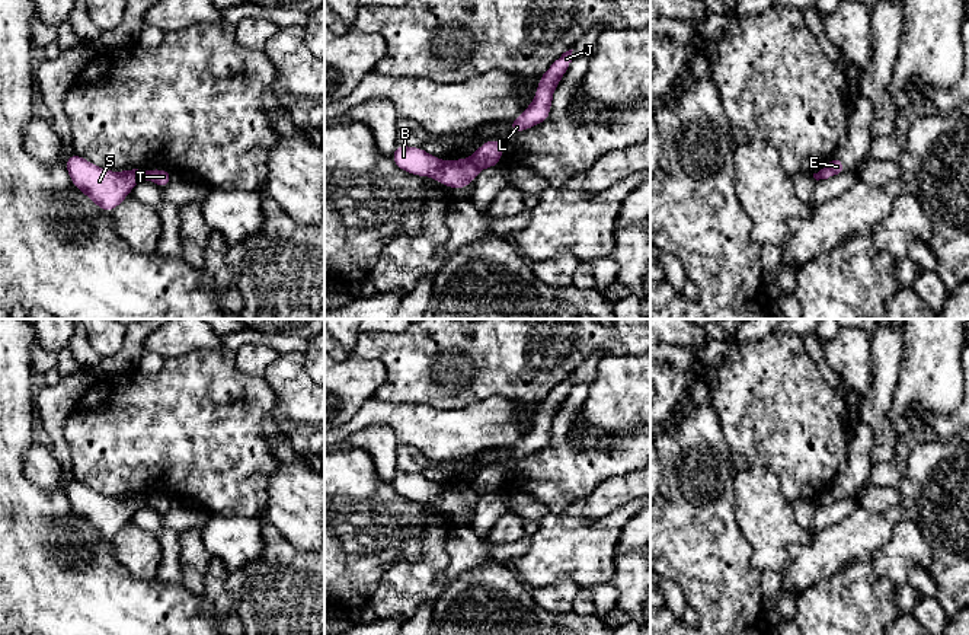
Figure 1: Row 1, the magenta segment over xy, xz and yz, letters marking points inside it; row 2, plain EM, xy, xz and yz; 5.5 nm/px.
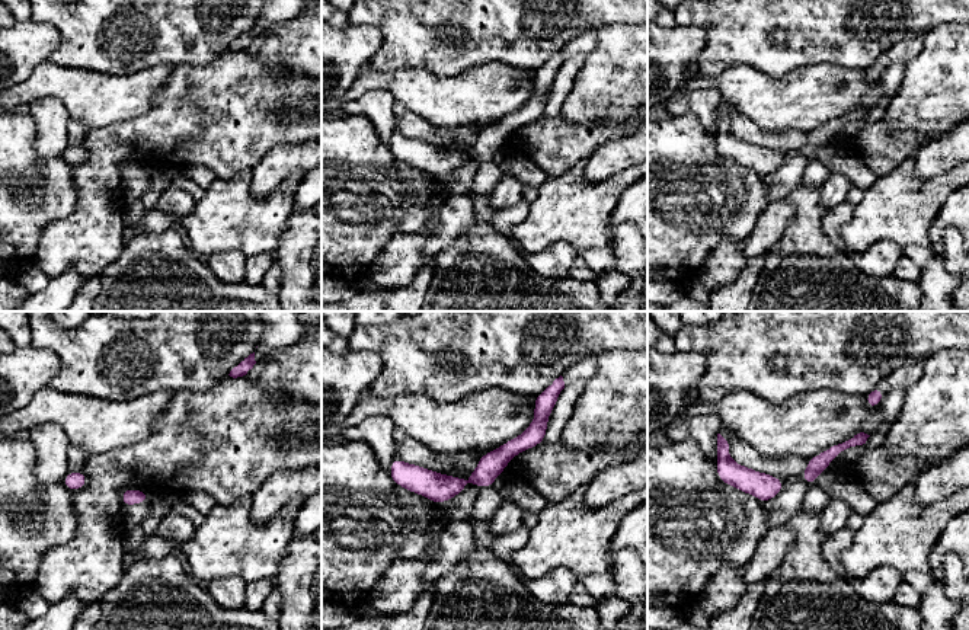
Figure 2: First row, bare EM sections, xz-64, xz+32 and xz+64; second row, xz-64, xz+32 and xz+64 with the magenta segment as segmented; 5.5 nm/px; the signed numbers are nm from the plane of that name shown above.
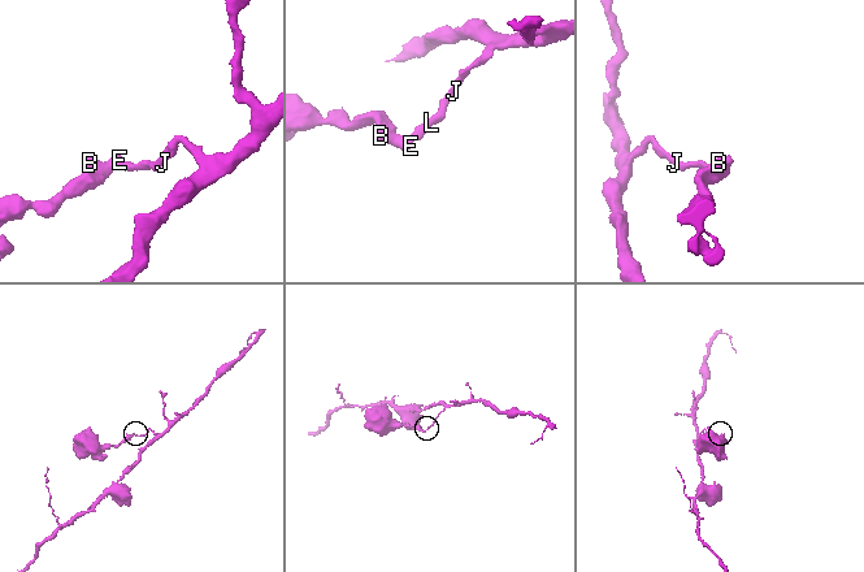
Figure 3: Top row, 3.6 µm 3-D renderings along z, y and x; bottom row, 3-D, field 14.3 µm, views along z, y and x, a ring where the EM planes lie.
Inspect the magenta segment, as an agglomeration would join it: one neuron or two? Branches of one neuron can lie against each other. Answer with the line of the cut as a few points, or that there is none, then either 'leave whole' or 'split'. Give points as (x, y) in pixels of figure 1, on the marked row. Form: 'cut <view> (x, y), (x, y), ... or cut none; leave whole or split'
cut xz (469, 159), (477, 171); split

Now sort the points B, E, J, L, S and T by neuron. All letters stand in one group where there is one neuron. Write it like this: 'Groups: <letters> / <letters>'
Groups: B E S / J L T

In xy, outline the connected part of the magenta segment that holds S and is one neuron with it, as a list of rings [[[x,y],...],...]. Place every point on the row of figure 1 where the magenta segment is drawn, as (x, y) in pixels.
[[[71,154],[64,162],[73,185],[100,210],[111,213],[147,175],[145,169],[106,170],[79,154]]]

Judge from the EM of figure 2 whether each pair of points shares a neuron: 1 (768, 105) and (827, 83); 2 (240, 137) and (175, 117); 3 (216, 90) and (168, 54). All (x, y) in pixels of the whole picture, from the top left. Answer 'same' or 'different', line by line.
1: same
2: same
3: different

